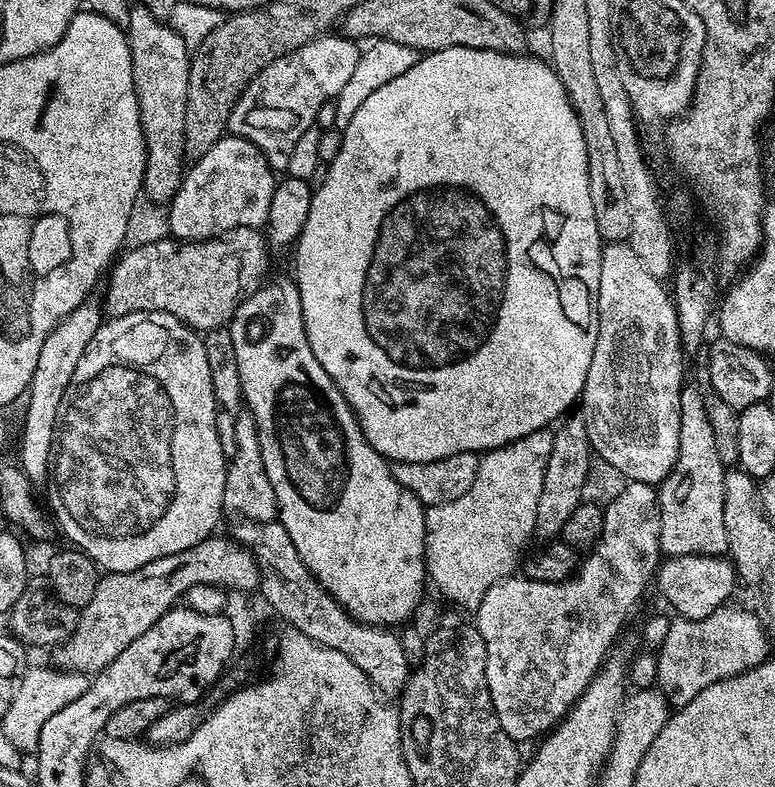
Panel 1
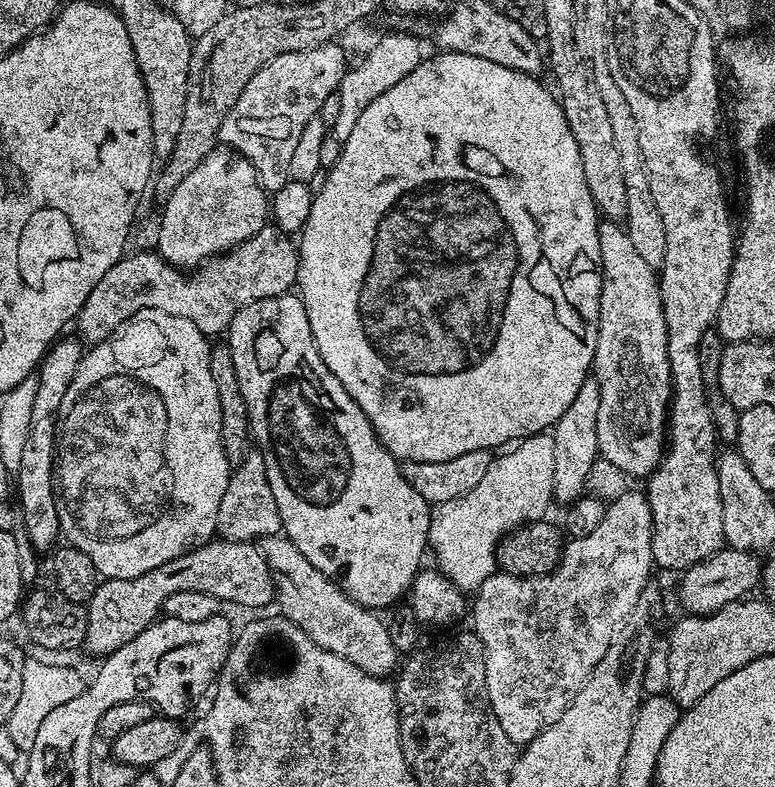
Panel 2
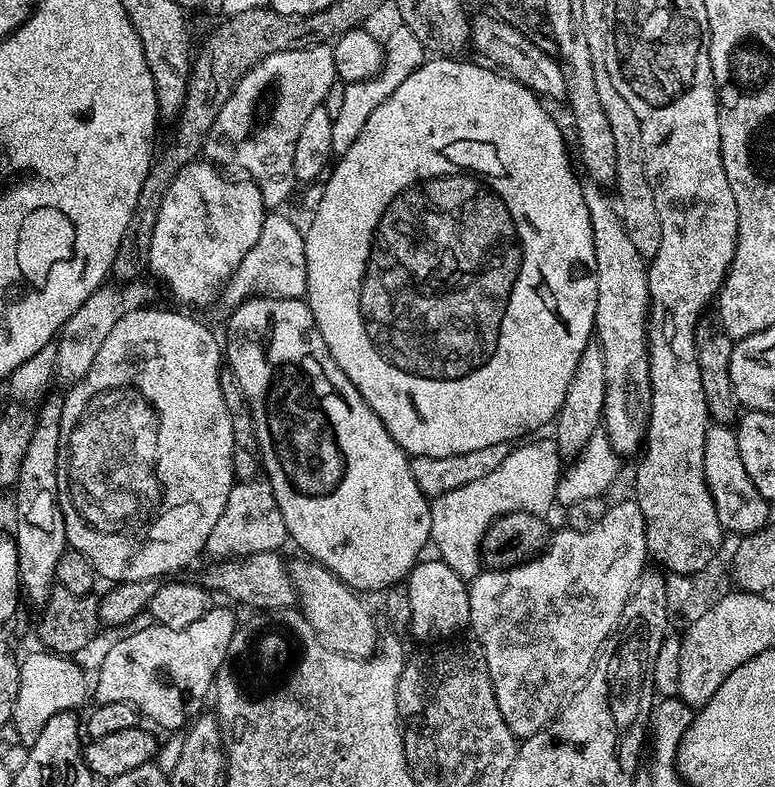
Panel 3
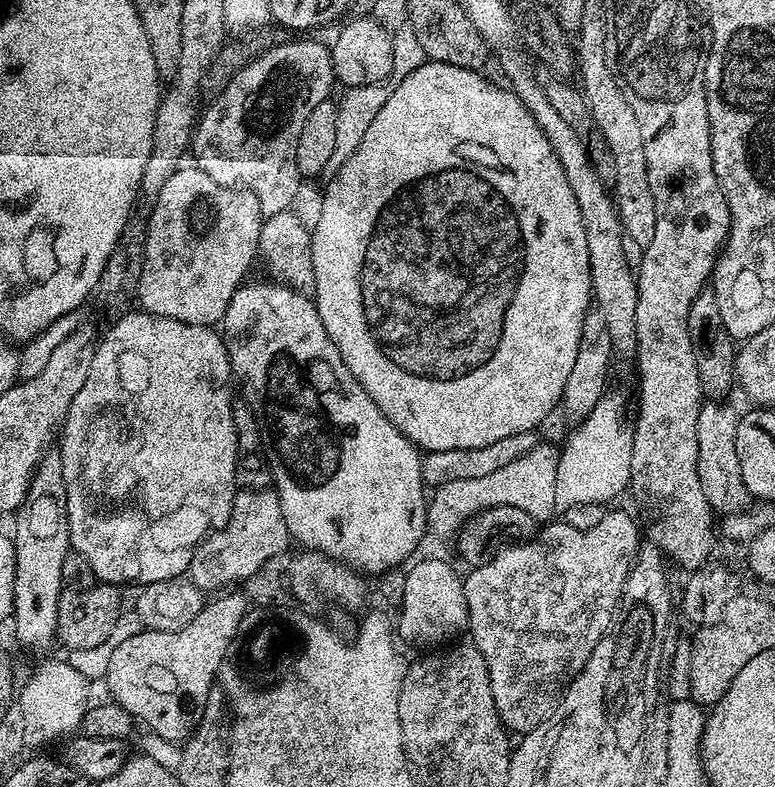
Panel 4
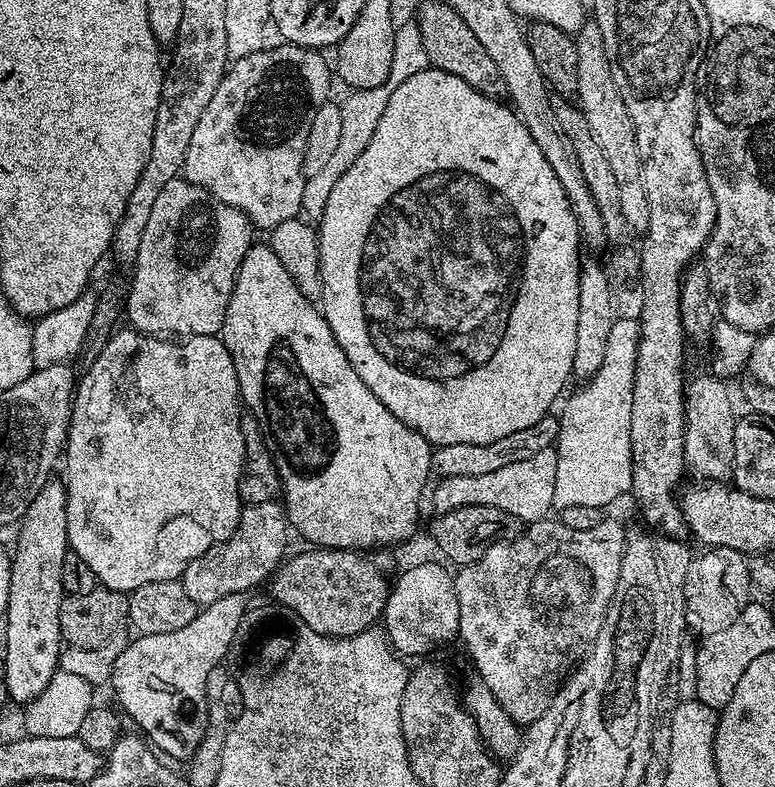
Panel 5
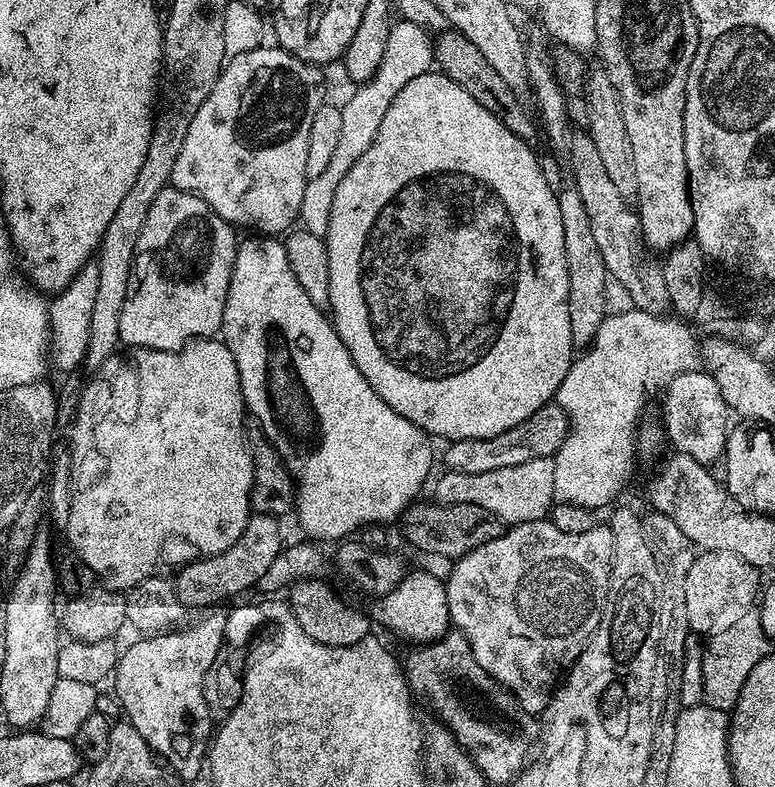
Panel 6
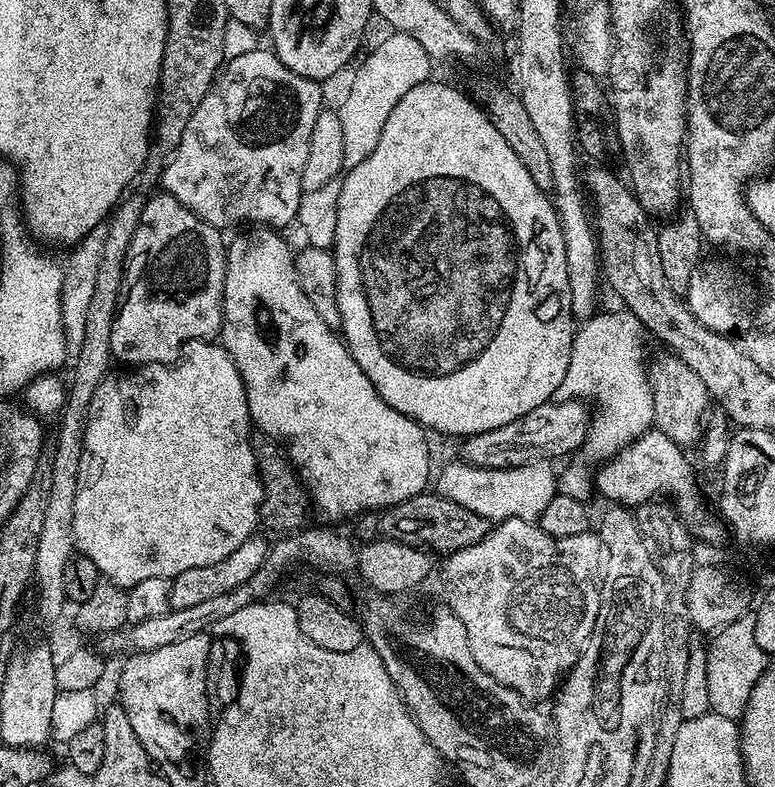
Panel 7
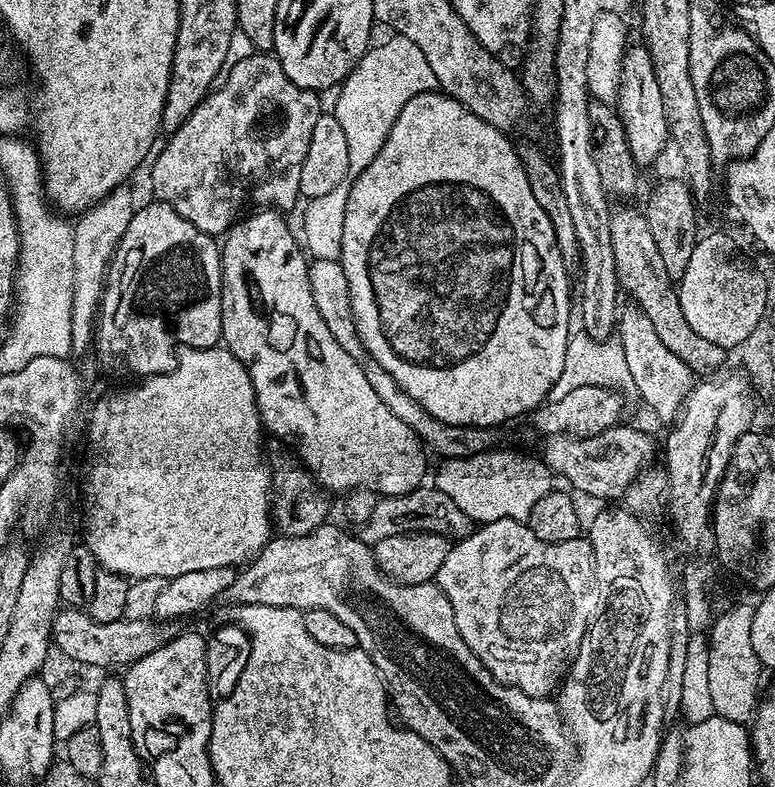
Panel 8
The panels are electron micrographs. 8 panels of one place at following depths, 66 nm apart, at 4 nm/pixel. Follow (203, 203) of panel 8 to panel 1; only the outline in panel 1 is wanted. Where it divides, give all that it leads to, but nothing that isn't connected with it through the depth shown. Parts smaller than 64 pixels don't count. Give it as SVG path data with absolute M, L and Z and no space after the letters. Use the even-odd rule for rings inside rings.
M325 34L317 40L311 40L306 46L270 62L246 86L246 90L238 98L234 110L228 119L228 132L233 136L246 138L268 159L273 170L287 169L290 154L298 143L298 138L306 134L308 128L317 123L316 115L324 108L324 103L335 101L336 96L346 86L350 74L354 74L354 66L358 66L358 58L362 51L361 45L348 39L343 34Z

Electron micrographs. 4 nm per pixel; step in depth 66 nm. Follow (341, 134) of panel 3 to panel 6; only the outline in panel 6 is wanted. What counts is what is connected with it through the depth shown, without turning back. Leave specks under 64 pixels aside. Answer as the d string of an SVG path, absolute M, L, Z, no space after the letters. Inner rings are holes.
M397 19L391 25L389 37L386 39L386 50L382 57L381 65L377 73L368 81L361 83L356 93L342 104L342 138L338 141L338 147L334 150L326 170L318 174L318 178L308 181L306 190L302 194L302 206L300 207L299 223L303 231L315 236L327 237L330 226L330 206L334 206L334 194L342 178L346 178L350 166L370 150L374 138L378 134L378 126L382 126L382 117L386 110L390 110L390 102L394 102L394 94L406 86L406 82L418 78L418 74L429 71L434 64L434 40L425 29L409 20Z

